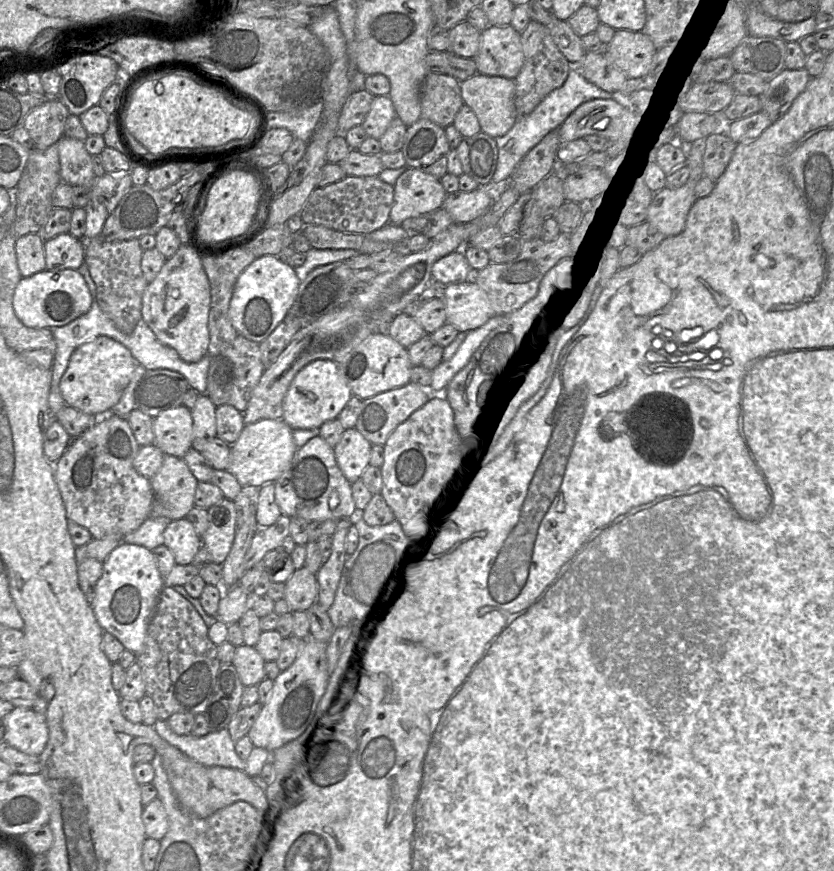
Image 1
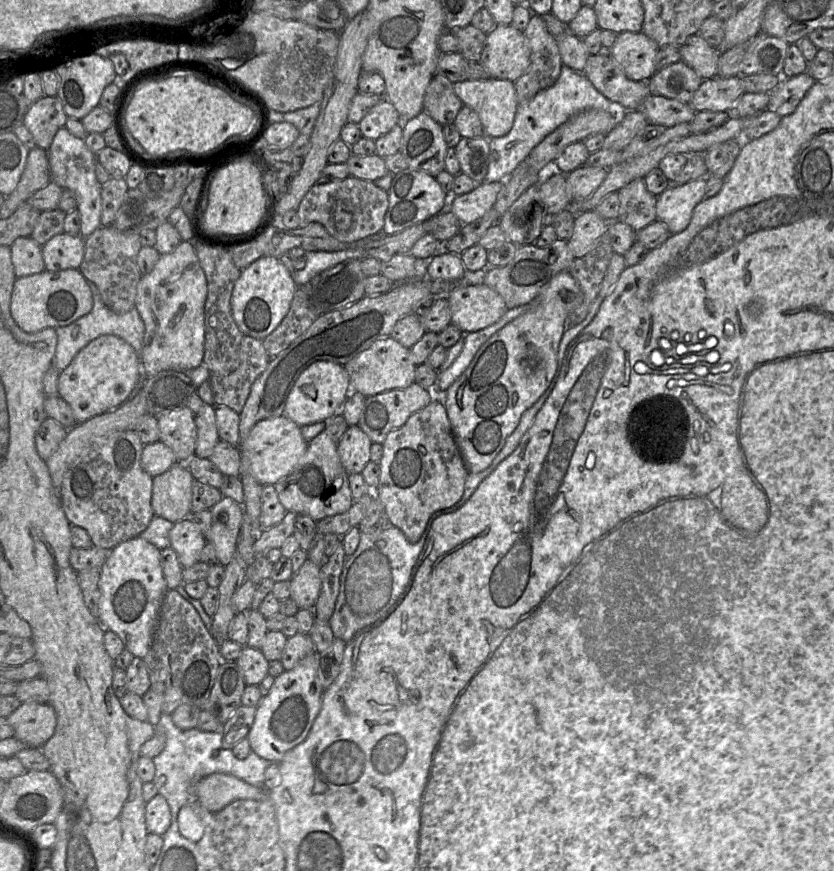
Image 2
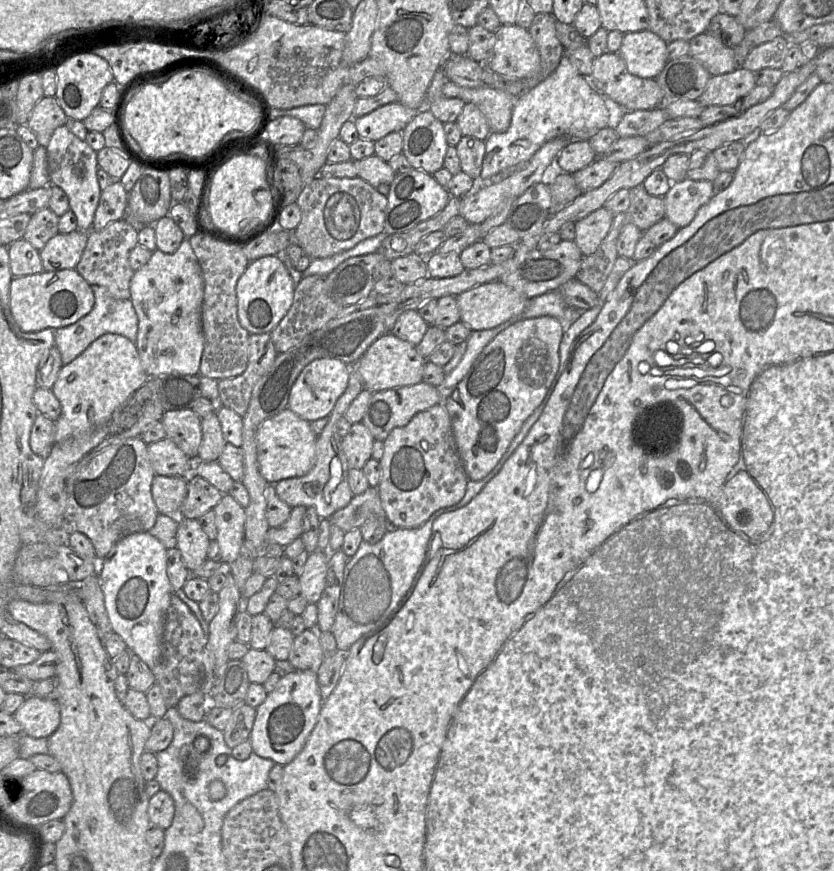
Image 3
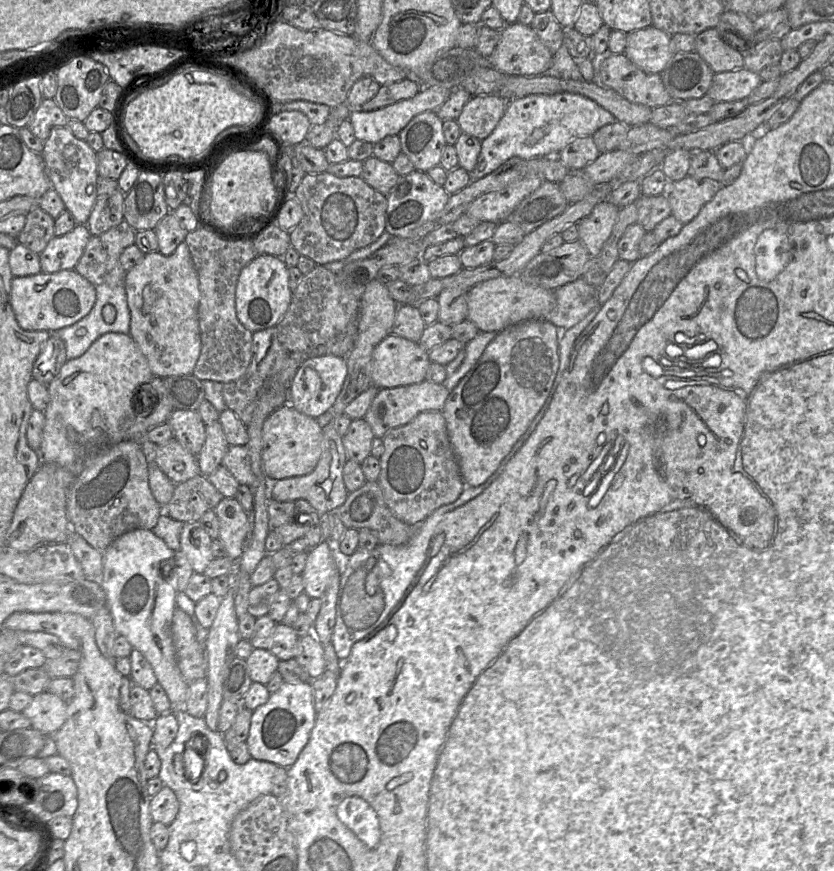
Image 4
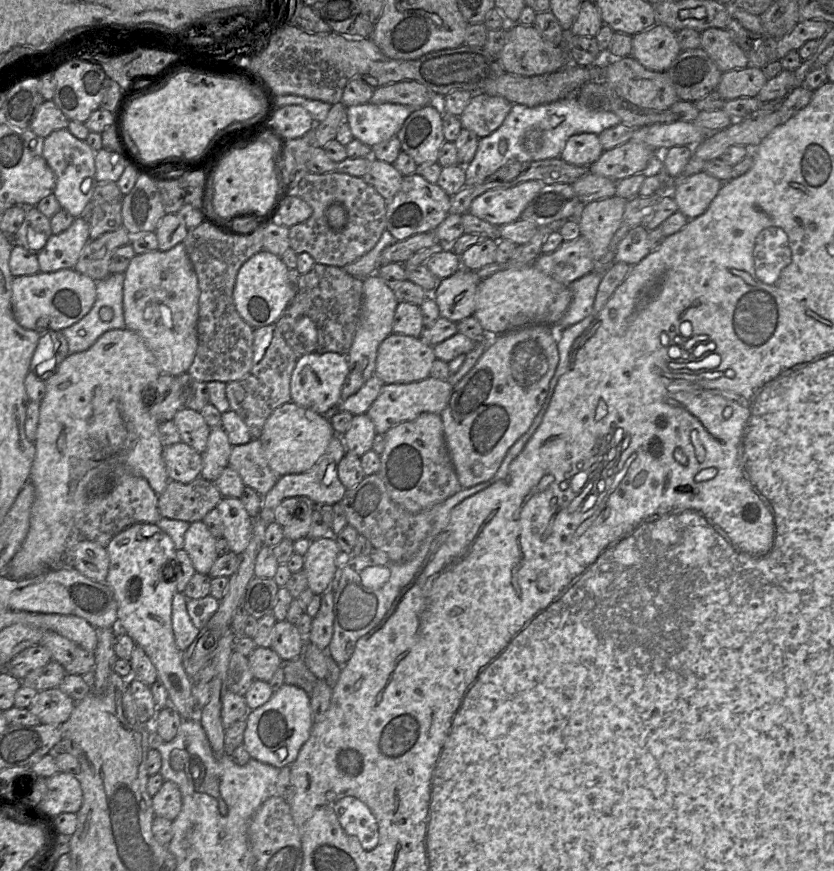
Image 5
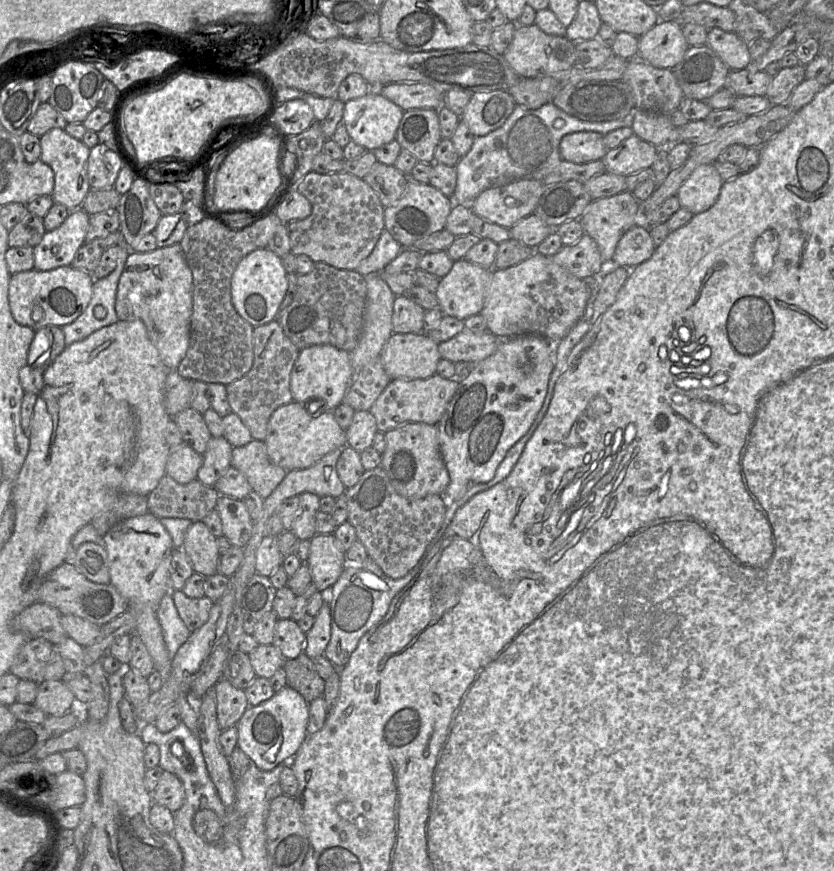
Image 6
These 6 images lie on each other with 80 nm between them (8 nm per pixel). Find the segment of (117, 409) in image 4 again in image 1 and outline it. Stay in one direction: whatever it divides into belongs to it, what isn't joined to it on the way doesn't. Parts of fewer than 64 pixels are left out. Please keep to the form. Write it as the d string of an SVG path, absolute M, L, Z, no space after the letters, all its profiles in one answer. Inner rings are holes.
M98 336L73 352L61 377L59 390L68 406L93 416L104 416L120 400L137 364L124 345L110 337Z

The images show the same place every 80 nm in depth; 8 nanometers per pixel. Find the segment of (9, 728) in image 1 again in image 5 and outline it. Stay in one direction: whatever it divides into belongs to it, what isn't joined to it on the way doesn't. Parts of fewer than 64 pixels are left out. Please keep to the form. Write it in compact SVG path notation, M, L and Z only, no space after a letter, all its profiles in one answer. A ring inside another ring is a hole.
M58 687L39 691L28 709L43 724L62 725L66 722L76 702Z

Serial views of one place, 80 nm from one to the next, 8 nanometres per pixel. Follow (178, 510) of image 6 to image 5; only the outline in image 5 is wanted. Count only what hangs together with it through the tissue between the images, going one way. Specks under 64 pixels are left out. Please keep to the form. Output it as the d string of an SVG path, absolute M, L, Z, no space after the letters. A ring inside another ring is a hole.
M200 476L189 483L170 480L158 495L160 517L188 523L201 521L222 498L213 482Z

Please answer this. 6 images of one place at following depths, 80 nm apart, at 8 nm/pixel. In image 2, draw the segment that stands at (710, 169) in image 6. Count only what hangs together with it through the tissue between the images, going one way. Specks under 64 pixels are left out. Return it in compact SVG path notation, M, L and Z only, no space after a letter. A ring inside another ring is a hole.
M706 177L685 184L671 184L657 199L657 219L665 223L671 234L682 232L689 225L694 208L704 199Z

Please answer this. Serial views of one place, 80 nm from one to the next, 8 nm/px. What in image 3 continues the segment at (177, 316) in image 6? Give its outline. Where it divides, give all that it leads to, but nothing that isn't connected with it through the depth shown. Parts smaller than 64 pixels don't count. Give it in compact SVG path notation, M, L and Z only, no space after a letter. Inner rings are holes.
M189 238L172 254L154 250L150 260L134 272L130 300L138 318L136 348L148 377L168 373L199 374L204 345L203 297L202 269Z

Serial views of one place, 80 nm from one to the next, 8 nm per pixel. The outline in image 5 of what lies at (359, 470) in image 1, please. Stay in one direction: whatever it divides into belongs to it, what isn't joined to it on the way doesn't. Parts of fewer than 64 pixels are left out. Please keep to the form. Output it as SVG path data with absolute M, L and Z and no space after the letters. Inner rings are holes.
M365 413L353 416L348 431L341 437L347 452L361 458L366 452L372 450L376 434L373 422Z

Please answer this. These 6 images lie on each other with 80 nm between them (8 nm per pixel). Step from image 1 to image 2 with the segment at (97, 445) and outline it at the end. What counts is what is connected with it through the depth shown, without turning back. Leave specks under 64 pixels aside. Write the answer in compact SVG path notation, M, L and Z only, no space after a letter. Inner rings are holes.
M134 430L117 431L109 436L104 444L97 444L97 446L93 446L87 454L81 454L66 470L61 487L58 490L61 498L62 509L71 525L82 527L87 531L91 538L92 546L112 549L125 540L139 536L140 533L147 528L151 519L154 517L154 512L151 506L153 477L143 470L140 463L143 447L144 444L141 442L139 436Z

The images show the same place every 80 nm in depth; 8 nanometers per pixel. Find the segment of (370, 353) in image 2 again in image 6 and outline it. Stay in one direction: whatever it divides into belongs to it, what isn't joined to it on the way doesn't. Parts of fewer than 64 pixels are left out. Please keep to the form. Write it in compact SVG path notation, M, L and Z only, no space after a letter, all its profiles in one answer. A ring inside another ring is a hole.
M393 333L381 352L382 365L391 380L430 378L442 358L438 346L425 333Z

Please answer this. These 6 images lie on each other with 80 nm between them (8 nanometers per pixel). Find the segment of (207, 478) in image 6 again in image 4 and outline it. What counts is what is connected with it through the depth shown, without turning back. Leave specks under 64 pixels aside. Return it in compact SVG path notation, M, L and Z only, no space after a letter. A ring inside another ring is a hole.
M217 420L207 424L206 439L197 455L200 475L210 475L222 465L222 460L229 446L221 423Z

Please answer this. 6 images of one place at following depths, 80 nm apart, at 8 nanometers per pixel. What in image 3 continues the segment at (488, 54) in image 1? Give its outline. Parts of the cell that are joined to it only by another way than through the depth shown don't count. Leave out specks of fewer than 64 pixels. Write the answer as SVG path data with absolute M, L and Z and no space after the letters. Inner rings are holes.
M517 24L501 25L495 38L485 67L506 79L524 79L537 71L540 54L528 29Z

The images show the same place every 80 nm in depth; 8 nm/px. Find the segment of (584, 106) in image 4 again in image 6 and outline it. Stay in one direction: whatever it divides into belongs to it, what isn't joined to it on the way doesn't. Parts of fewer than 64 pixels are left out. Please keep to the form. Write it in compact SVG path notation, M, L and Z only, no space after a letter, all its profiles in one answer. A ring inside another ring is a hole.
M546 103L537 109L516 105L512 114L498 129L483 137L475 137L470 151L460 158L455 168L457 182L452 195L454 204L470 205L484 190L503 186L523 178L530 178L534 172L557 164L562 157L559 151L561 139L570 133L593 131L605 135L618 128L630 126L630 118L608 122L587 122L571 116L555 106Z

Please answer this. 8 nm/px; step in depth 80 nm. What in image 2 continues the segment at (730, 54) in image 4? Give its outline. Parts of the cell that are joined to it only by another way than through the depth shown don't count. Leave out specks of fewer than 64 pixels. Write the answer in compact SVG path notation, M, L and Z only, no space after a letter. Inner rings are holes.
M698 34L688 37L679 49L681 60L691 67L702 80L717 76L720 51Z

